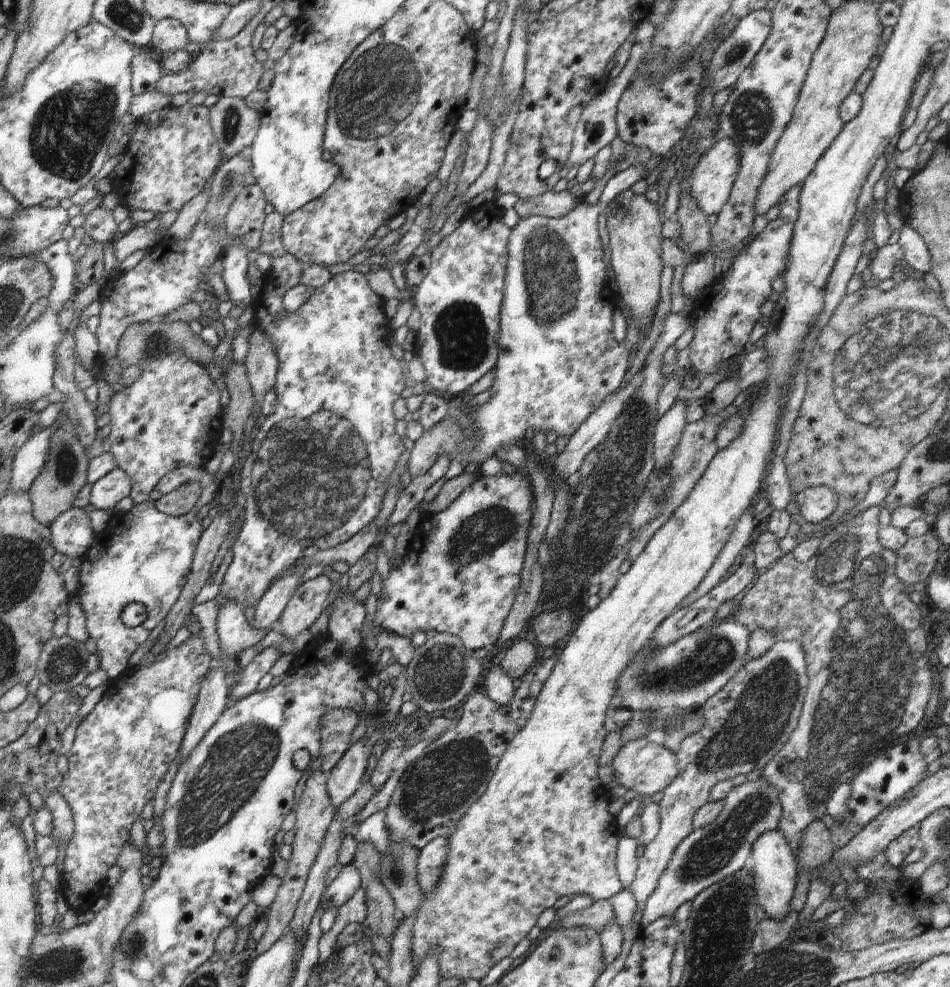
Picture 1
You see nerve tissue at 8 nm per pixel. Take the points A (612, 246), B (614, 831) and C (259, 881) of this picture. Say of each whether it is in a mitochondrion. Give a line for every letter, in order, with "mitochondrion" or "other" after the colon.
A: other
B: other
C: other

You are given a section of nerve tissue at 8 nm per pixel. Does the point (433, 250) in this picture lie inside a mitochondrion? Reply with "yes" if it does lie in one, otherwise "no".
no

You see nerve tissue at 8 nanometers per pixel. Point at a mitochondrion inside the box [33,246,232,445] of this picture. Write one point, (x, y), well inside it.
(156, 342)

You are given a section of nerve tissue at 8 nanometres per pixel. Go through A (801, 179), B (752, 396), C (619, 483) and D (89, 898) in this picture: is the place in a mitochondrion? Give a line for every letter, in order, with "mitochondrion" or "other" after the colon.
A: other
B: other
C: mitochondrion
D: other

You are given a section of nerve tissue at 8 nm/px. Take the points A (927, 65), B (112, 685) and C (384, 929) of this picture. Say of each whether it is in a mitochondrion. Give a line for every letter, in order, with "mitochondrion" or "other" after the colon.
A: other
B: other
C: other

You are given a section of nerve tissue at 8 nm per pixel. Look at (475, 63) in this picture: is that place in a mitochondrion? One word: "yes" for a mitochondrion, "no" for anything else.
no

